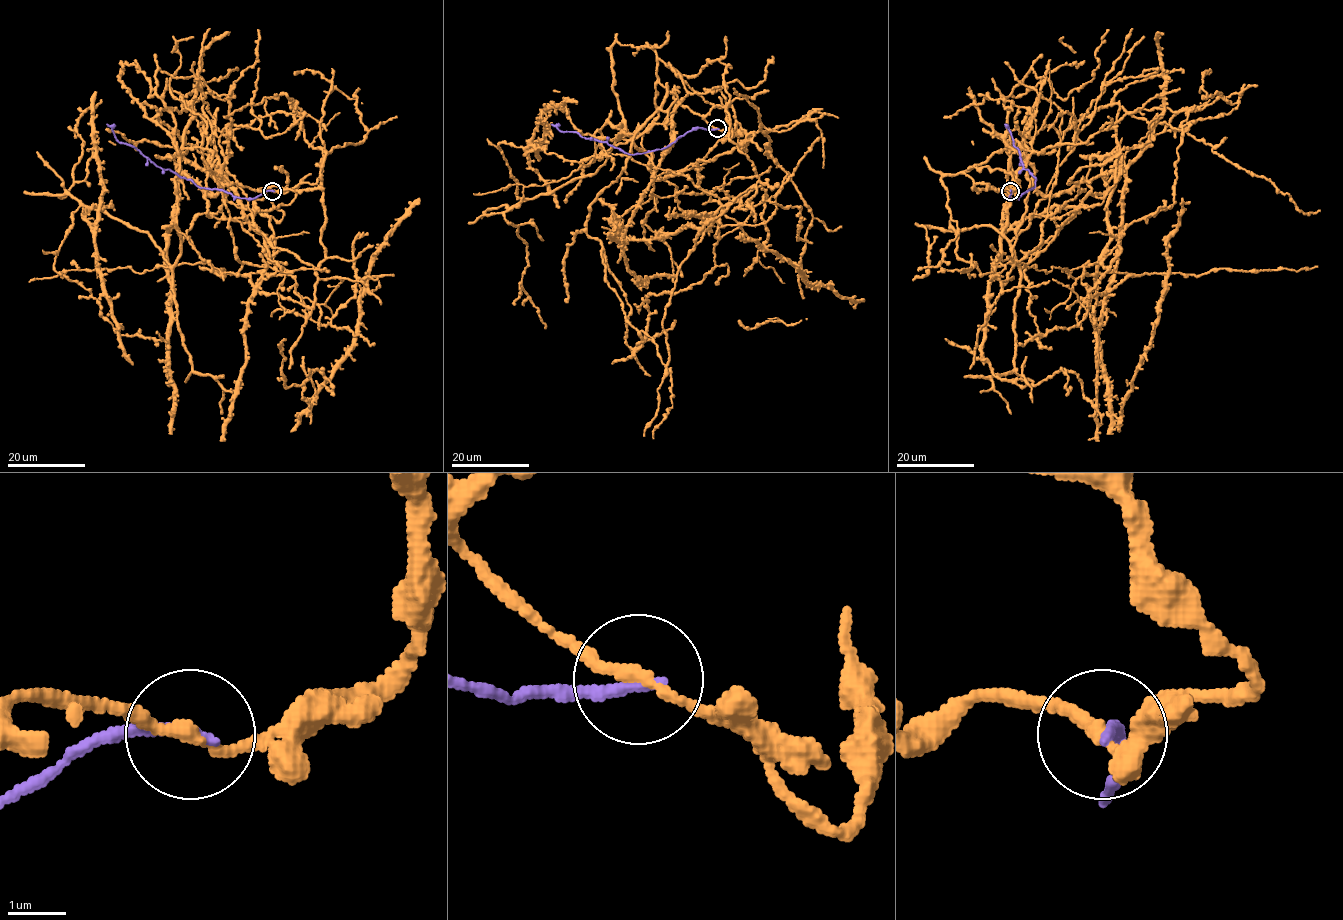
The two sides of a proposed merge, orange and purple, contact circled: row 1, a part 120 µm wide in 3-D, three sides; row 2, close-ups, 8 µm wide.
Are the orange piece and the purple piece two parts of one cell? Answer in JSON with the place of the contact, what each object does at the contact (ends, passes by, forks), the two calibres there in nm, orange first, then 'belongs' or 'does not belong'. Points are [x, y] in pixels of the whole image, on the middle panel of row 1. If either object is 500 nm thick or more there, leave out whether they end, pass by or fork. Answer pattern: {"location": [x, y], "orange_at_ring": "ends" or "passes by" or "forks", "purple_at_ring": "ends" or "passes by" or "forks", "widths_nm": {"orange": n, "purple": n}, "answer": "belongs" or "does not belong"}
{"location": [717, 128], "orange_at_ring": "passes by", "purple_at_ring": "ends", "widths_nm": {"orange": 200, "purple": 240}, "answer": "does not belong"}

